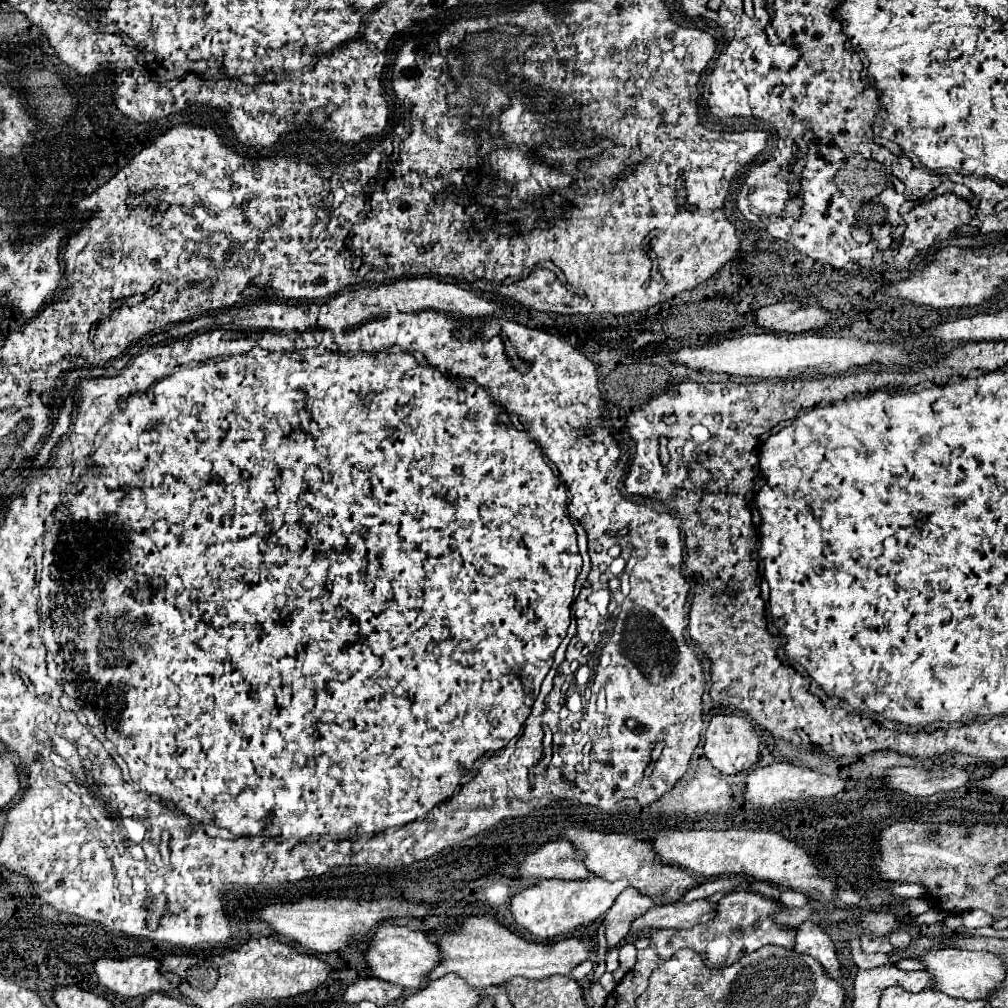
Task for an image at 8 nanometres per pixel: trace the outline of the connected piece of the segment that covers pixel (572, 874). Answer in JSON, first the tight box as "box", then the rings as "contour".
{"box":[520,839,590,879],"contour":[[[568,839],[540,845],[534,853],[526,855],[520,865],[524,879],[590,879],[582,853],[574,849]]]}

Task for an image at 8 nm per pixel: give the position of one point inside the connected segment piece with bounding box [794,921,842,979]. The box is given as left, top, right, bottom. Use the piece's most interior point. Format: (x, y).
(812, 940)

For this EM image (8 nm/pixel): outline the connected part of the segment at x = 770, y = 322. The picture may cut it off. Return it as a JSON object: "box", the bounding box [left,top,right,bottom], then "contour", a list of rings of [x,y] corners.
{"box":[754,303,832,333],"contour":[[[776,303],[762,307],[754,313],[756,325],[766,329],[766,331],[776,331],[776,333],[804,333],[808,329],[820,329],[832,321],[832,315],[820,307],[802,307],[798,303]]]}

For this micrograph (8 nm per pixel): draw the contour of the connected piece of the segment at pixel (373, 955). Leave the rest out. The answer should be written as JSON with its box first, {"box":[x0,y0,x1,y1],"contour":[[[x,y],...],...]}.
{"box":[366,923,442,989],"contour":[[[384,923],[376,929],[376,935],[370,941],[370,949],[366,951],[366,959],[370,963],[372,977],[384,979],[404,989],[420,989],[424,987],[430,971],[440,963],[442,957],[438,945],[432,943],[422,931],[412,931],[408,927]]]}

